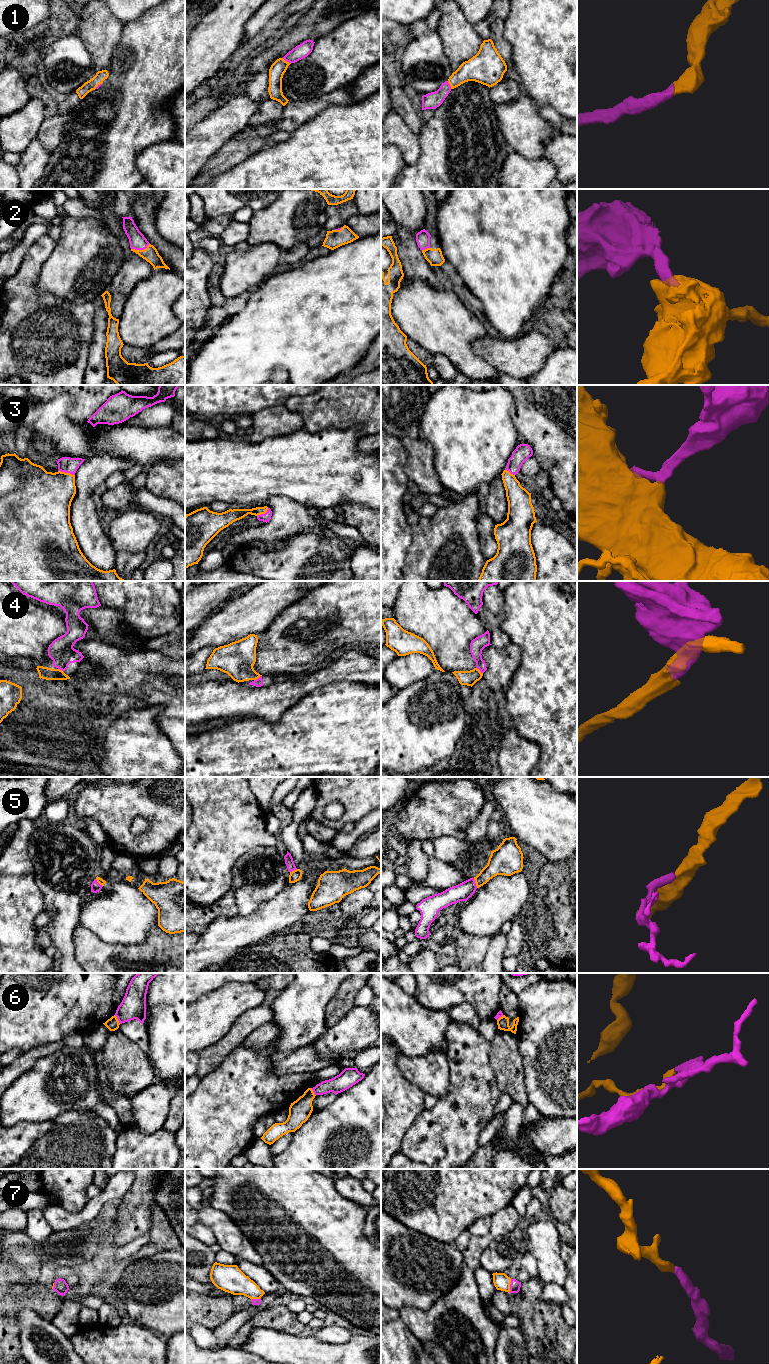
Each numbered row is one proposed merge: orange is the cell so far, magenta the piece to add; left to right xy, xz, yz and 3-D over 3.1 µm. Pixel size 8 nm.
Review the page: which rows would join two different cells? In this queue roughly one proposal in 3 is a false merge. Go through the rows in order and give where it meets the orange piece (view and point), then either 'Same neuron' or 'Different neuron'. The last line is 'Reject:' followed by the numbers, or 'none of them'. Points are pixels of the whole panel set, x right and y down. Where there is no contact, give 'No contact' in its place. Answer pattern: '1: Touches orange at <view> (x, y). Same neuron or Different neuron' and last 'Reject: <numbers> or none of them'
1: Touches orange at xz (286, 61). Same neuron
2: Touches orange at xy (140, 250). Same neuron
3: Touches orange at xy (66, 473). Same neuron
4: Touches orange at xz (257, 678). Same neuron
5: Touches orange at yz (475, 882). Same neuron
6: Touches orange at xy (117, 1019). Different neuron
7: Touches orange at yz (509, 1286). Same neuron
Reject: 6

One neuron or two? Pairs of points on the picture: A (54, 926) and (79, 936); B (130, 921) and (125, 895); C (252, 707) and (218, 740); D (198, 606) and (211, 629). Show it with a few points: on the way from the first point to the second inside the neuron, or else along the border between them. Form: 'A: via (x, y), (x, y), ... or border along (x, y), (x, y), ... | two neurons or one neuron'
A: border along (79, 924), (73, 931), (75, 957) | two neurons
B: via (125, 915), (125, 901) | one neuron
C: border along (243, 717), (260, 717), (266, 721) | two neurons
D: border along (211, 615), (195, 628) | two neurons

